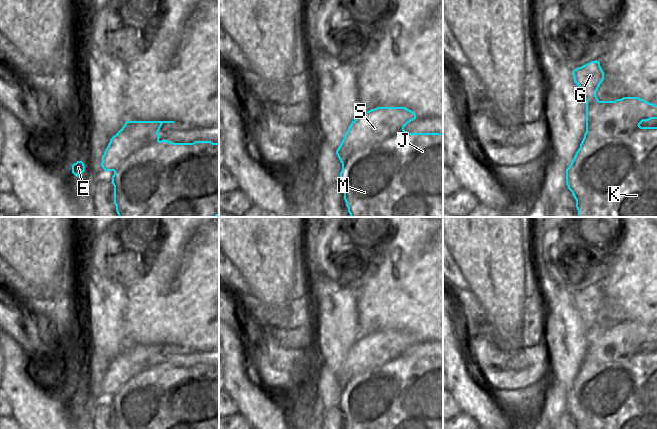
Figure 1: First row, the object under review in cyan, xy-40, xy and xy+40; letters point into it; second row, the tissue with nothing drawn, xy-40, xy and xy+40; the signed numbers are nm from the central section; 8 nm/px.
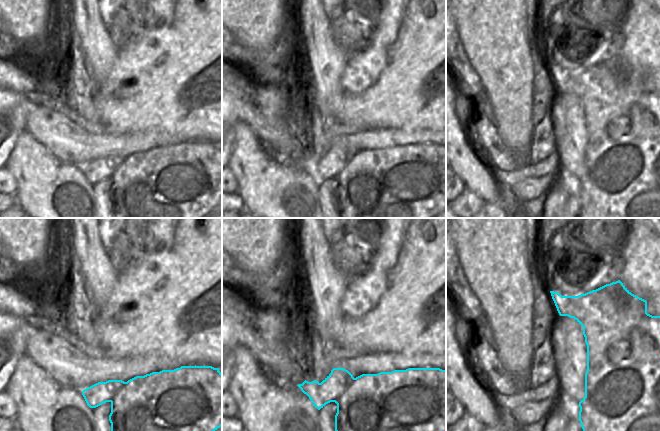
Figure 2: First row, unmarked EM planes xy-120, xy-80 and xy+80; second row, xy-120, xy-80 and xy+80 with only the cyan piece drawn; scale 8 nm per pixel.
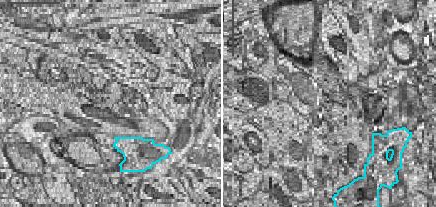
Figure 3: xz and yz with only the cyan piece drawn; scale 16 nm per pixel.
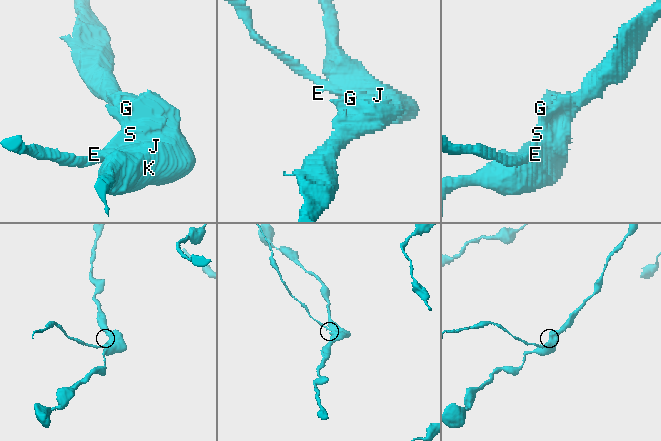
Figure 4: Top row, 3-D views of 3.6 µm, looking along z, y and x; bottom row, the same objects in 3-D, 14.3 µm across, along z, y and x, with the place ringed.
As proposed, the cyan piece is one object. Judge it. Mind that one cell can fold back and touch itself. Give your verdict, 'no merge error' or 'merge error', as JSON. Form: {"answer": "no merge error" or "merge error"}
{"answer": "merge error"}

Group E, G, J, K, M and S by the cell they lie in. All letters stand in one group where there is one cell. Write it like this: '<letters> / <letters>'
E S / G J K M

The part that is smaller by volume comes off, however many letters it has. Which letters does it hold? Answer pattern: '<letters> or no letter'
E, S

